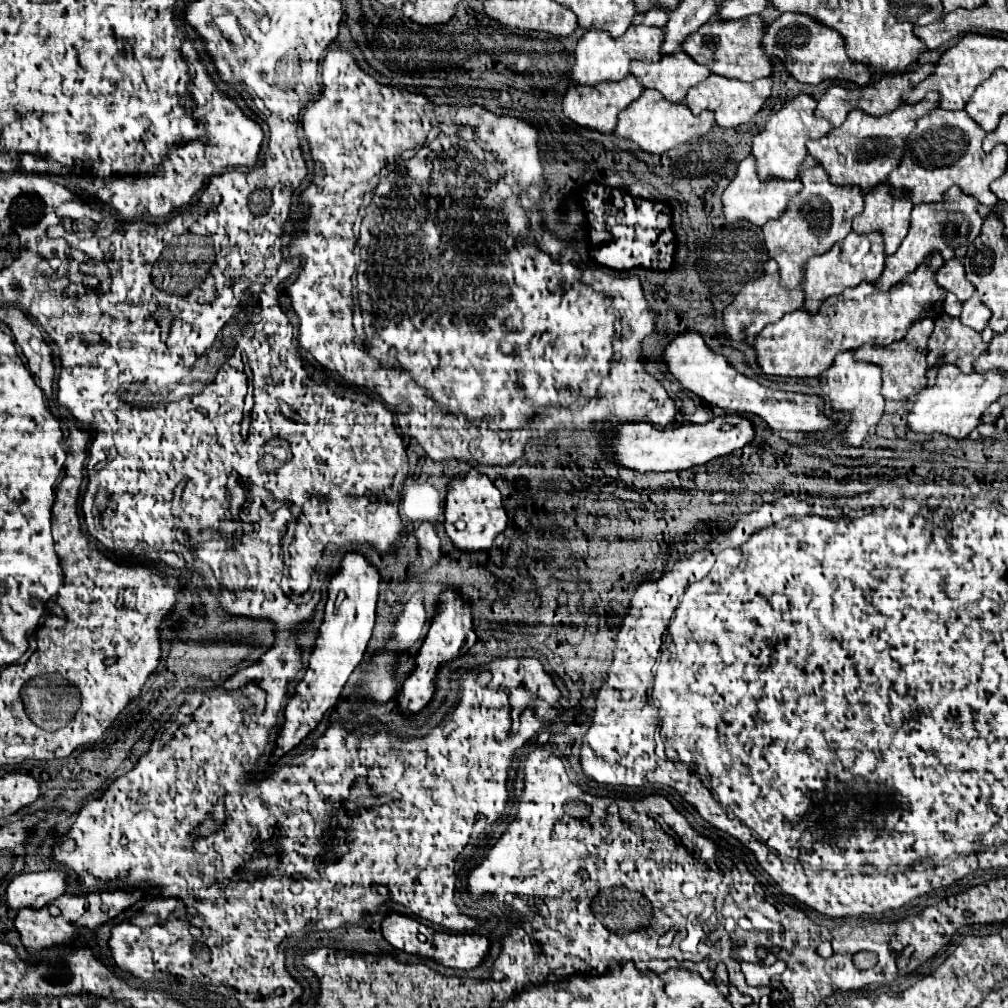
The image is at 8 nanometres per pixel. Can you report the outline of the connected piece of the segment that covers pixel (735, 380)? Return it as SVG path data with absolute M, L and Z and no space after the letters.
M686 331L678 335L664 351L664 361L670 367L670 373L684 385L684 389L696 393L700 399L708 401L710 405L722 407L730 413L752 413L760 415L772 429L782 431L802 431L814 433L828 429L828 417L822 413L824 399L822 397L808 397L804 393L788 393L788 391L772 391L758 381L738 373L724 355L714 353L700 333Z

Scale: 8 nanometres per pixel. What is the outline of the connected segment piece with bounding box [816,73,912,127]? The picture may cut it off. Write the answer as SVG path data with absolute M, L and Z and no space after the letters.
M896 73L896 75L884 75L882 79L866 85L866 87L842 87L842 85L832 85L828 87L826 95L818 101L816 107L816 115L818 117L826 117L834 127L838 127L846 113L852 109L862 109L870 115L886 115L896 111L902 105L902 95L912 91L912 81L908 73Z

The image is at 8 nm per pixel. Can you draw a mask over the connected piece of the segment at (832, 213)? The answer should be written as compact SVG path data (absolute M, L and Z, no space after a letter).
M822 167L804 171L802 185L804 187L798 193L798 197L794 201L790 201L788 211L782 217L768 221L762 227L764 245L768 249L768 255L778 261L782 285L788 289L802 285L806 261L814 255L826 253L826 249L830 249L830 245L842 241L852 231L852 219L856 215L860 215L864 209L862 187L834 185Z

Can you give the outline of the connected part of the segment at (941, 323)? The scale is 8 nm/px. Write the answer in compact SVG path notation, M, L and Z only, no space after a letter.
M942 315L936 319L934 333L928 341L928 365L934 367L940 355L946 355L946 363L958 365L964 373L974 371L974 361L988 349L982 333L970 329L960 317Z

